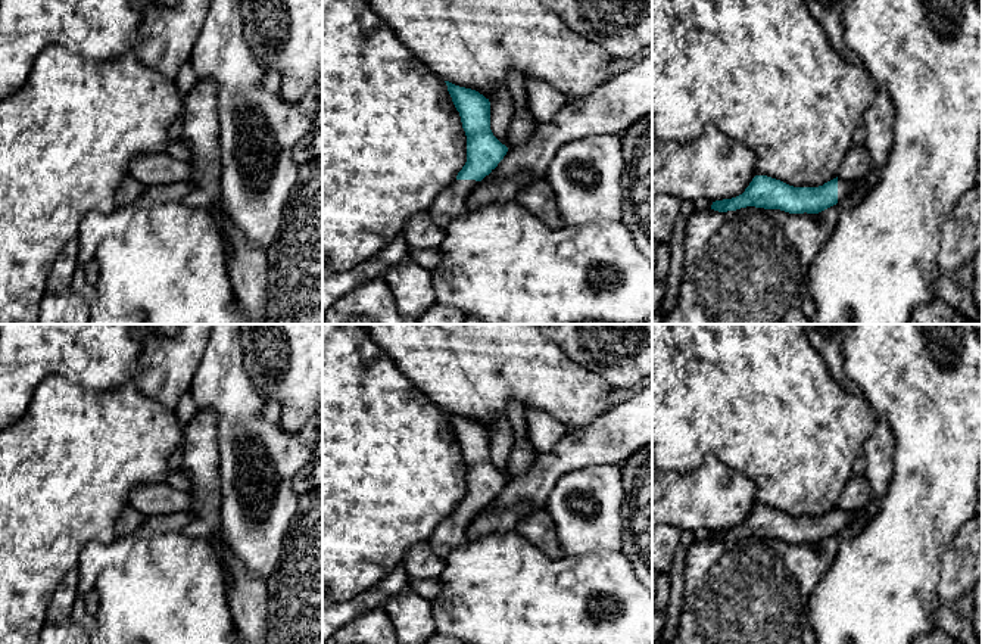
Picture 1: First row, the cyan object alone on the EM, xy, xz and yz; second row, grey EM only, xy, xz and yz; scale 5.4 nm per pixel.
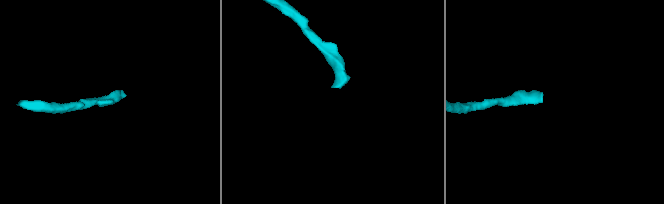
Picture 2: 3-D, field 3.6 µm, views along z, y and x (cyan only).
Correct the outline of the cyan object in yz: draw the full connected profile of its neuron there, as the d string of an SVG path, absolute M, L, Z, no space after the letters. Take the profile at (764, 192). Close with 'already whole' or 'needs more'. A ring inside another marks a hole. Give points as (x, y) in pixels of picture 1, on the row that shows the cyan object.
M755 175L742 195L716 200L711 209L727 212L755 206L789 214L819 214L845 200L854 187L855 181L845 181L838 177L819 187L794 187L767 175Z | needs more

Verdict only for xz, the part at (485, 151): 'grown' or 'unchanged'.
grown

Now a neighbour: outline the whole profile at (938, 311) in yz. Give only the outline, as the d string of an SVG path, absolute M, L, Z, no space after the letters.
M944 299L916 308L911 314L910 324L978 324L955 309L950 308Z

